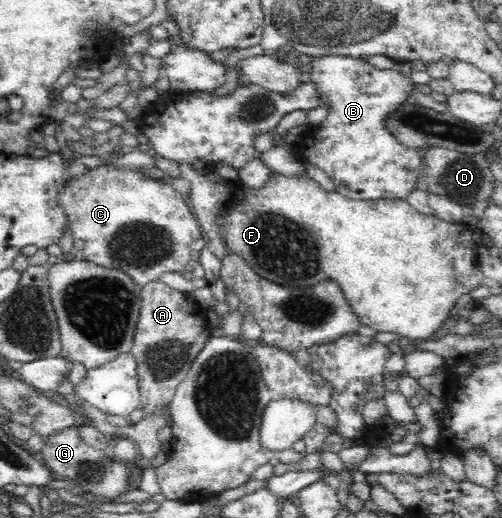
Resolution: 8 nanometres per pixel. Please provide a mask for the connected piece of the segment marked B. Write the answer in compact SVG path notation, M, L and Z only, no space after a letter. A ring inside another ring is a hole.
M326 55L314 57L310 62L312 73L310 82L318 89L320 105L327 107L326 118L318 128L309 127L299 136L299 143L294 147L296 157L300 162L310 162L322 168L335 184L335 190L351 200L378 201L404 200L408 194L416 190L418 176L422 174L423 153L420 149L408 148L402 144L387 128L385 120L389 114L395 113L406 100L415 84L408 74L394 69L379 69L364 61L362 58L338 57Z

